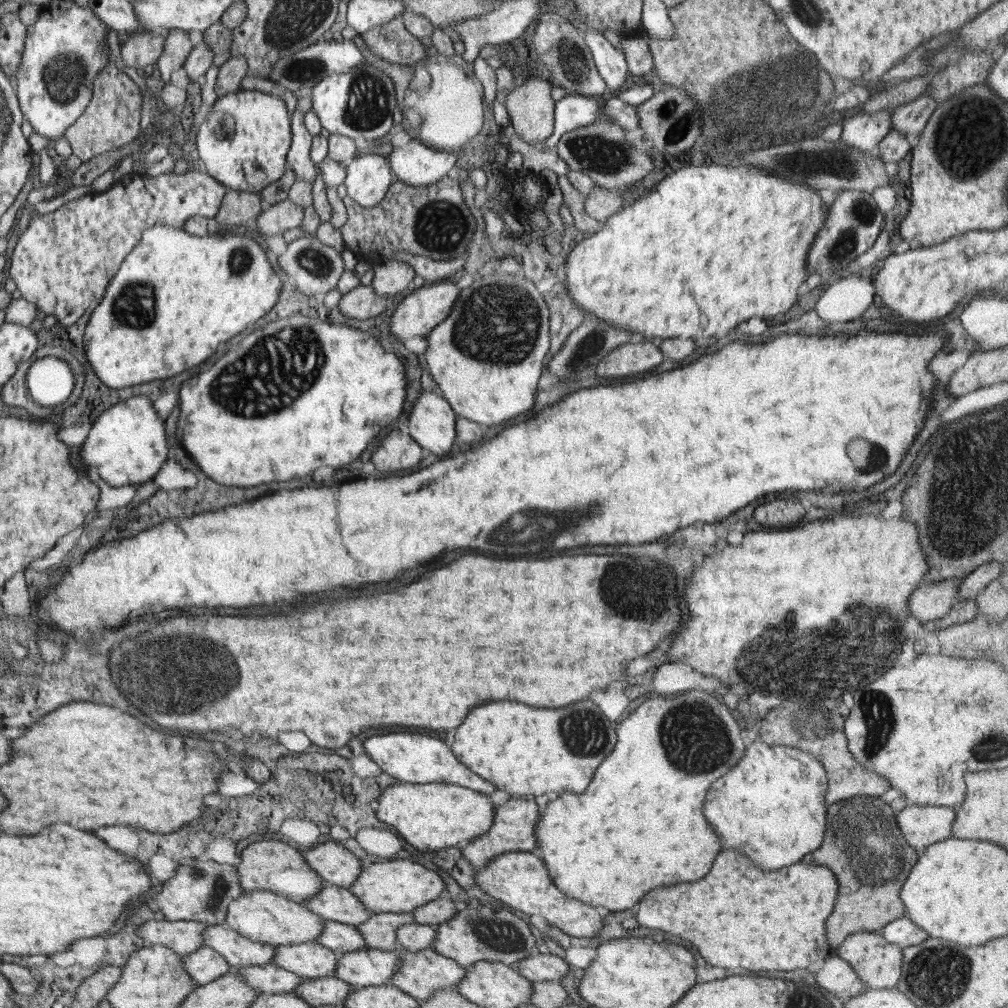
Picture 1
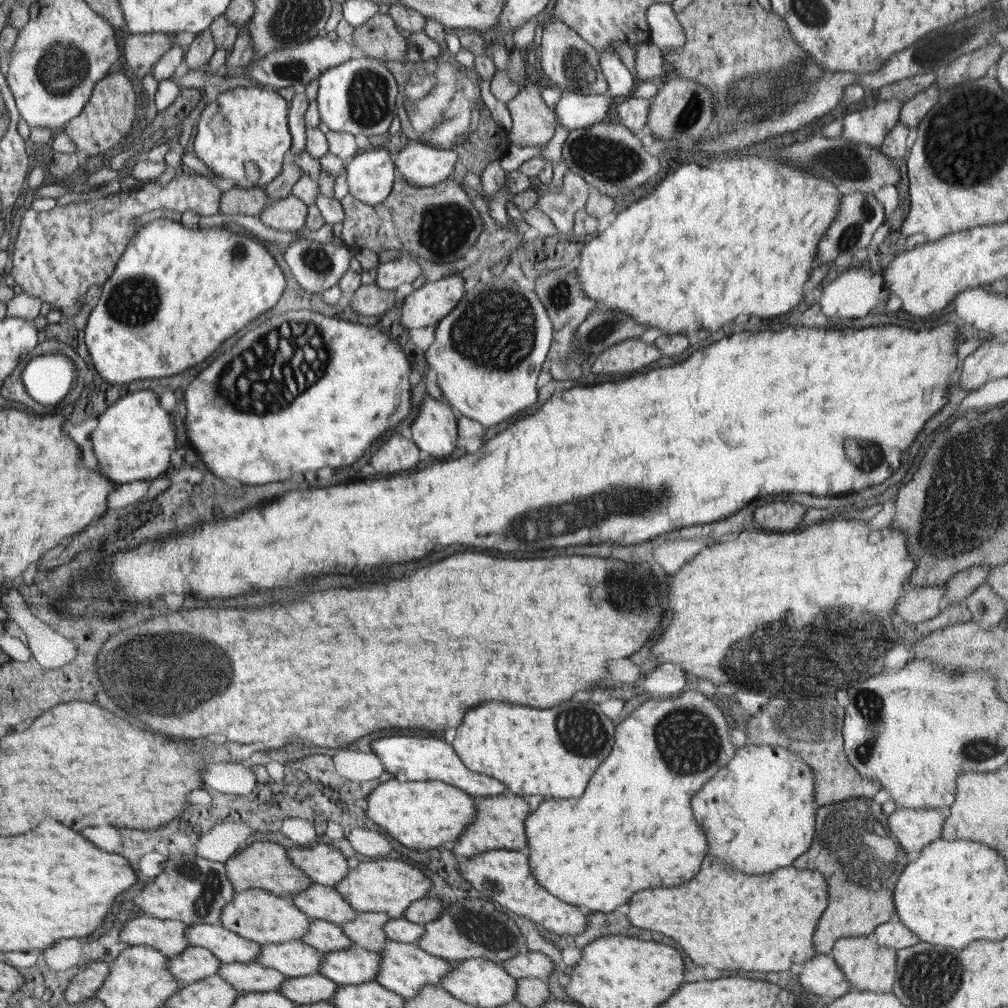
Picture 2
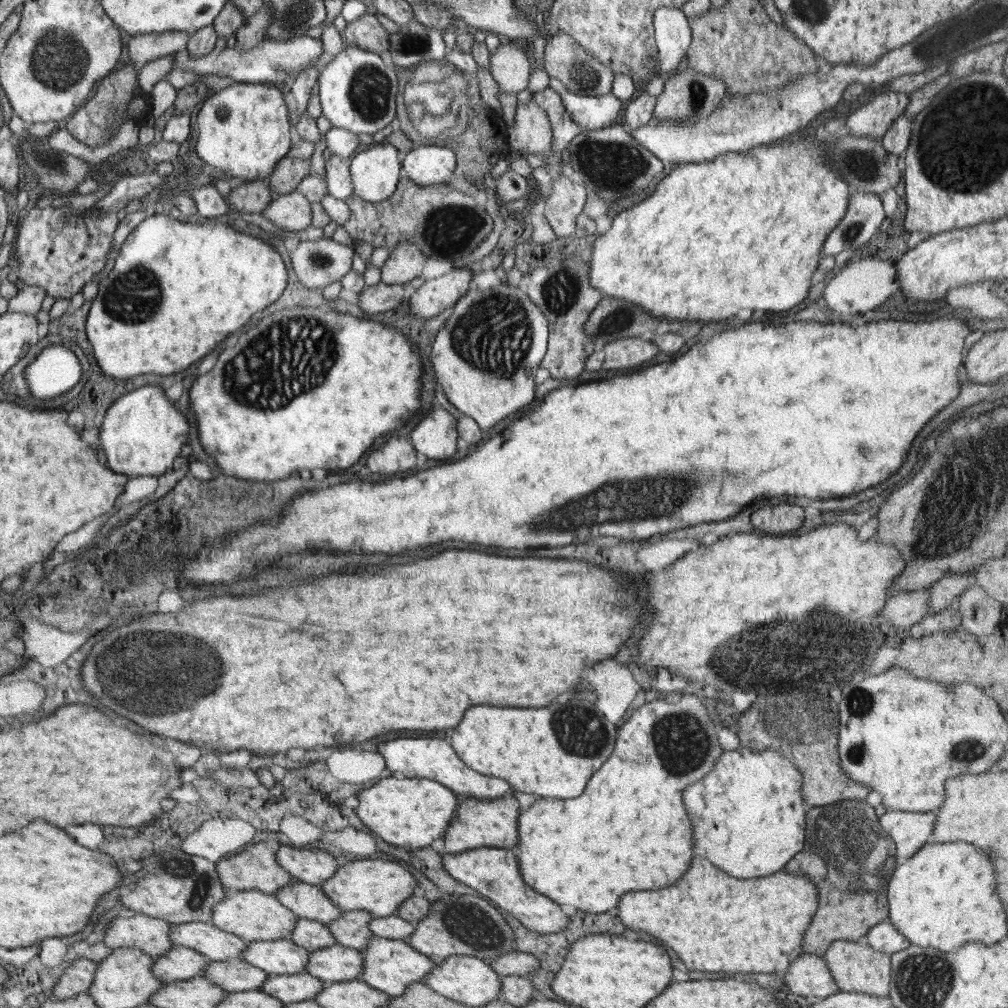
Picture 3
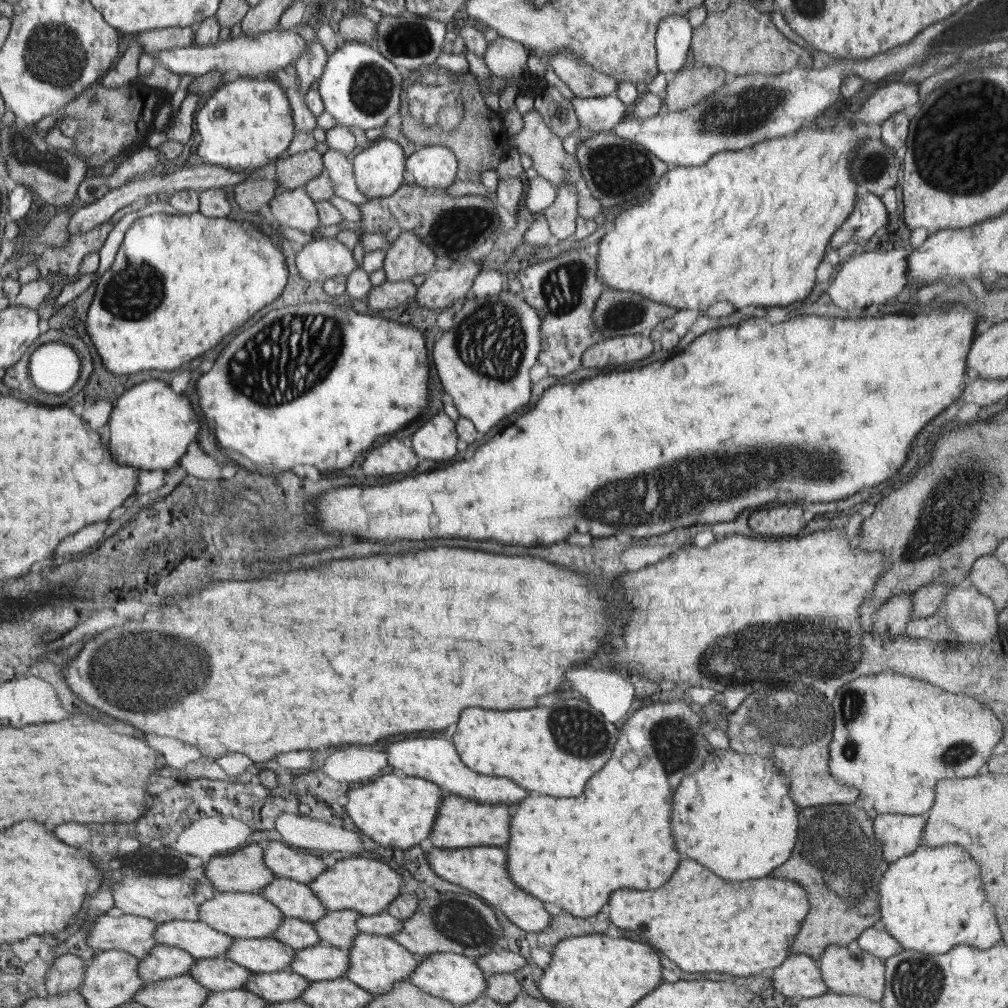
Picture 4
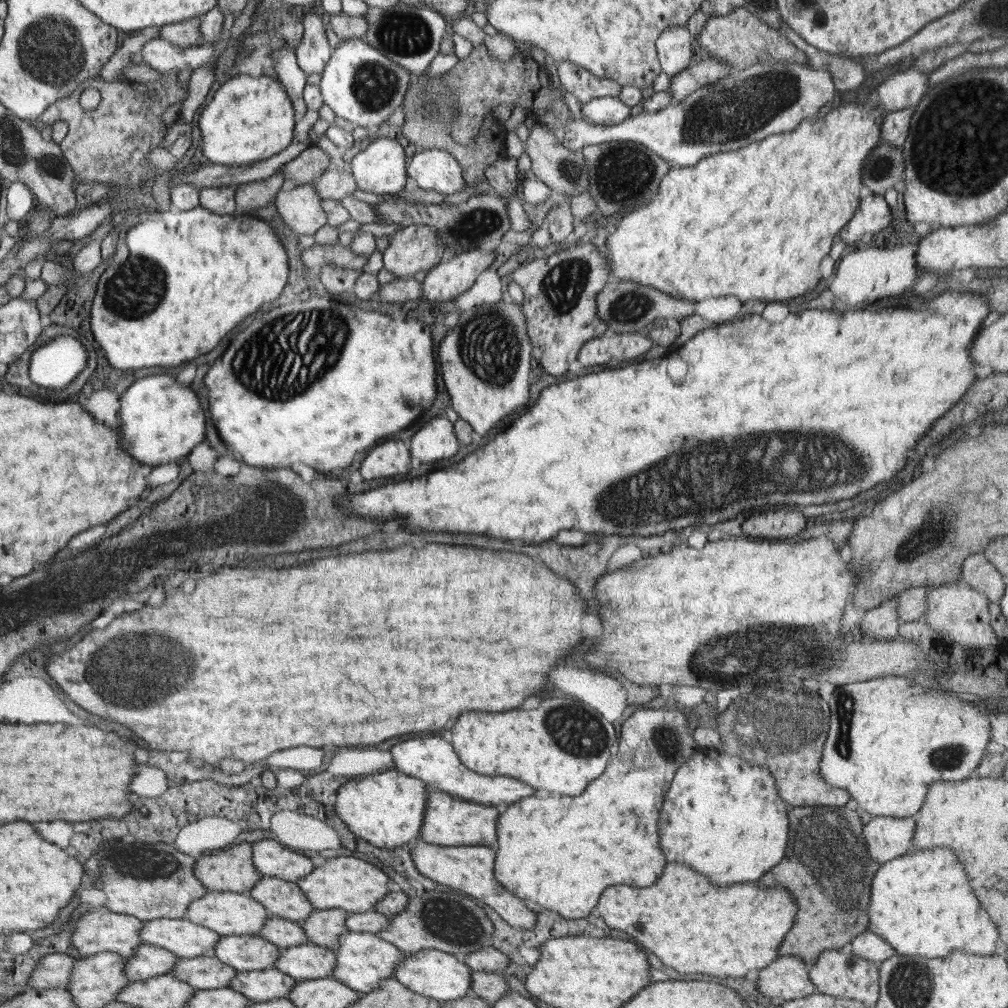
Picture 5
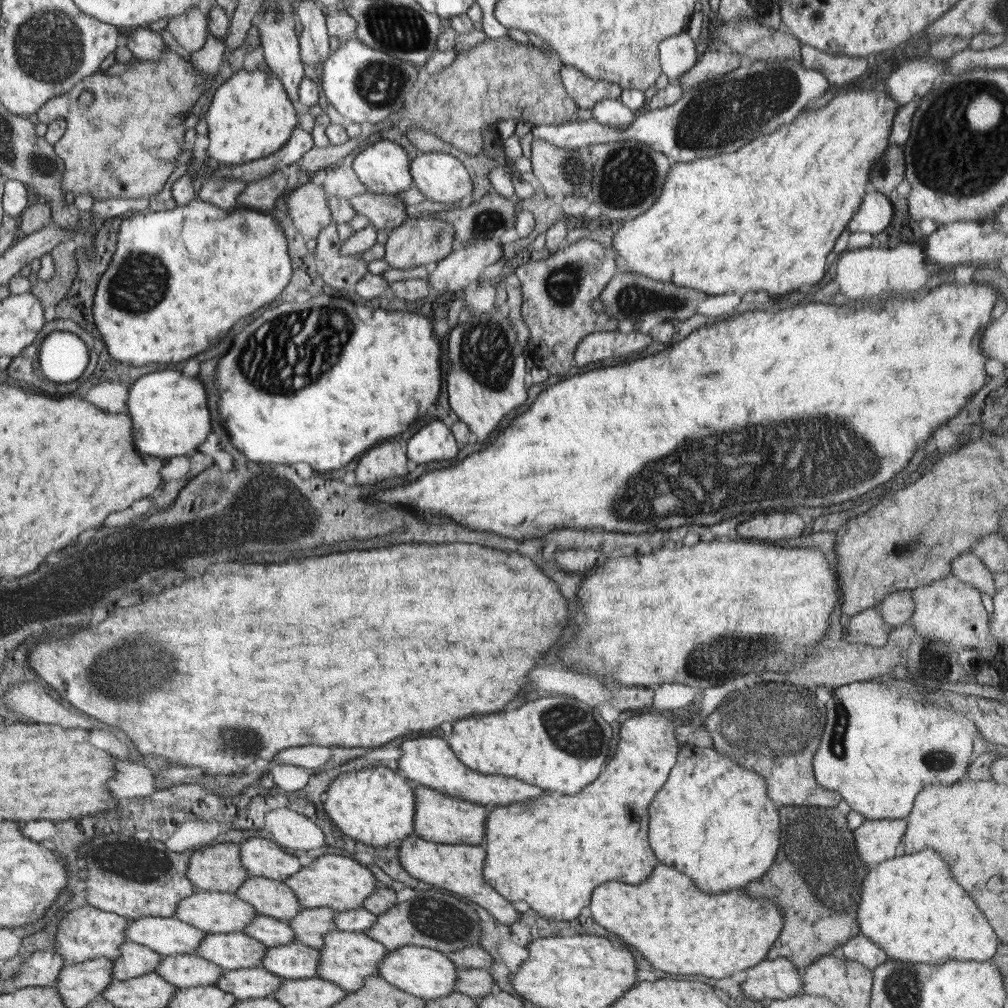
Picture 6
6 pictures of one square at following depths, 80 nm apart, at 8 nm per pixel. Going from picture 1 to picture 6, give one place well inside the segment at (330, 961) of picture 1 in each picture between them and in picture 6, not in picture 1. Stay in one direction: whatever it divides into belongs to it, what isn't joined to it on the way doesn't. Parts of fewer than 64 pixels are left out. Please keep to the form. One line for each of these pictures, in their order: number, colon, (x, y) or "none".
2: (293, 959)
3: (276, 957)
4: (260, 955)
5: (244, 953)
6: (236, 950)

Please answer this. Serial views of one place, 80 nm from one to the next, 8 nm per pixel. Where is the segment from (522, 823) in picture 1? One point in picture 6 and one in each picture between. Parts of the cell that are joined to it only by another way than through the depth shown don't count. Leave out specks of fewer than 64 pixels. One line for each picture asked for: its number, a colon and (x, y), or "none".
2: (500, 824)
3: (479, 823)
4: (462, 823)
5: (450, 821)
6: (439, 818)

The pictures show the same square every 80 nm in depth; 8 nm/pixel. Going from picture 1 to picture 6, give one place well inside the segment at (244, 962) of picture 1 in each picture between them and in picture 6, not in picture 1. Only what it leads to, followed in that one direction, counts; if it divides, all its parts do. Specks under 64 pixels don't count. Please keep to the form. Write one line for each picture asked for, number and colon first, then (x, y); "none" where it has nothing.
2: (229, 947)
3: (215, 943)
4: (202, 941)
5: (185, 938)
6: (168, 936)

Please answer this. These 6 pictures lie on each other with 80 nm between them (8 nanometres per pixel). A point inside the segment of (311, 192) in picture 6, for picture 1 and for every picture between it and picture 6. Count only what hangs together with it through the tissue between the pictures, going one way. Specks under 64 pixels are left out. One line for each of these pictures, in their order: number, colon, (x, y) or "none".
1: (274, 219)
2: (289, 214)
3: (292, 212)
4: (294, 208)
5: (301, 208)

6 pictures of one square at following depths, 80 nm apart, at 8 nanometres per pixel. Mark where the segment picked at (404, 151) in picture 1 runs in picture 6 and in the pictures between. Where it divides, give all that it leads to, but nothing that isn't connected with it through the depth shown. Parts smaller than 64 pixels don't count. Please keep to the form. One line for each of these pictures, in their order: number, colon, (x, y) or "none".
2: (420, 164)
3: (431, 164)
4: (433, 166)
5: (436, 169)
6: (440, 176)

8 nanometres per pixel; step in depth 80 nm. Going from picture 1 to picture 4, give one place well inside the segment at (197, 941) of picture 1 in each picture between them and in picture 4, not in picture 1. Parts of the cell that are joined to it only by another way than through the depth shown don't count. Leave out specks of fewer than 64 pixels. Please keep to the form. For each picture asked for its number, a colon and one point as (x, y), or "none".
2: (168, 936)
3: (151, 935)
4: (134, 934)

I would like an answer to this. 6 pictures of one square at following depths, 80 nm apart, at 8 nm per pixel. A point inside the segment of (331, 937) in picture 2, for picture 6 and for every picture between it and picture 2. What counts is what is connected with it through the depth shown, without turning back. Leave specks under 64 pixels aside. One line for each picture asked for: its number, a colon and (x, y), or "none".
3: (311, 934)
4: (298, 934)
5: (285, 933)
6: (270, 931)

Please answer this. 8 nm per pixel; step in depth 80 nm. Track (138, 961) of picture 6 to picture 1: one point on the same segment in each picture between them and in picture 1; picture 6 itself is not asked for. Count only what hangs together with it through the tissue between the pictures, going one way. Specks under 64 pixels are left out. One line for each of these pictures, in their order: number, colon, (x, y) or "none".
1: (205, 966)
2: (194, 964)
3: (180, 964)
4: (163, 962)
5: (150, 961)

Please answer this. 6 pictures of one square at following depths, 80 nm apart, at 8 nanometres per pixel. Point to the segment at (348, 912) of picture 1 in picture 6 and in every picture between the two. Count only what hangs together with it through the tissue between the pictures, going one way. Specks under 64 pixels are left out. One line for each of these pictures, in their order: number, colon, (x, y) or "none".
2: (318, 901)
3: (307, 901)
4: (296, 900)
5: (283, 898)
6: (274, 898)

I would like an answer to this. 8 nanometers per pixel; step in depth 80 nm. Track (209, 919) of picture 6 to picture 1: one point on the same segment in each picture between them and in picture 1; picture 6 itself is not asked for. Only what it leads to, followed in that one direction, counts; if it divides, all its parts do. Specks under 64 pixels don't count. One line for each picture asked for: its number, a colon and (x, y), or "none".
1: (264, 916)
2: (260, 916)
3: (253, 915)
4: (243, 915)
5: (228, 913)

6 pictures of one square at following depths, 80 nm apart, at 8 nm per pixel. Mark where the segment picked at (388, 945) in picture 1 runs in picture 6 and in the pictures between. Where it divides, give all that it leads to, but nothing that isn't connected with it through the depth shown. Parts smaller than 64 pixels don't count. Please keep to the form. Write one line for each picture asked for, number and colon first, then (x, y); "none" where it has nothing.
2: (366, 930)
3: (352, 930)
4: (339, 928)
5: (323, 928)
6: (311, 925)

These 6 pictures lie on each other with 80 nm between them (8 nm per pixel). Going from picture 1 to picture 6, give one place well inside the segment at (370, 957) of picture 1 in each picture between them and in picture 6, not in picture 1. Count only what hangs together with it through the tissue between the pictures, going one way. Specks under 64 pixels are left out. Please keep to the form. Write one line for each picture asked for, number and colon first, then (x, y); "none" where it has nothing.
2: (355, 965)
3: (335, 964)
4: (322, 962)
5: (305, 962)
6: (293, 961)

